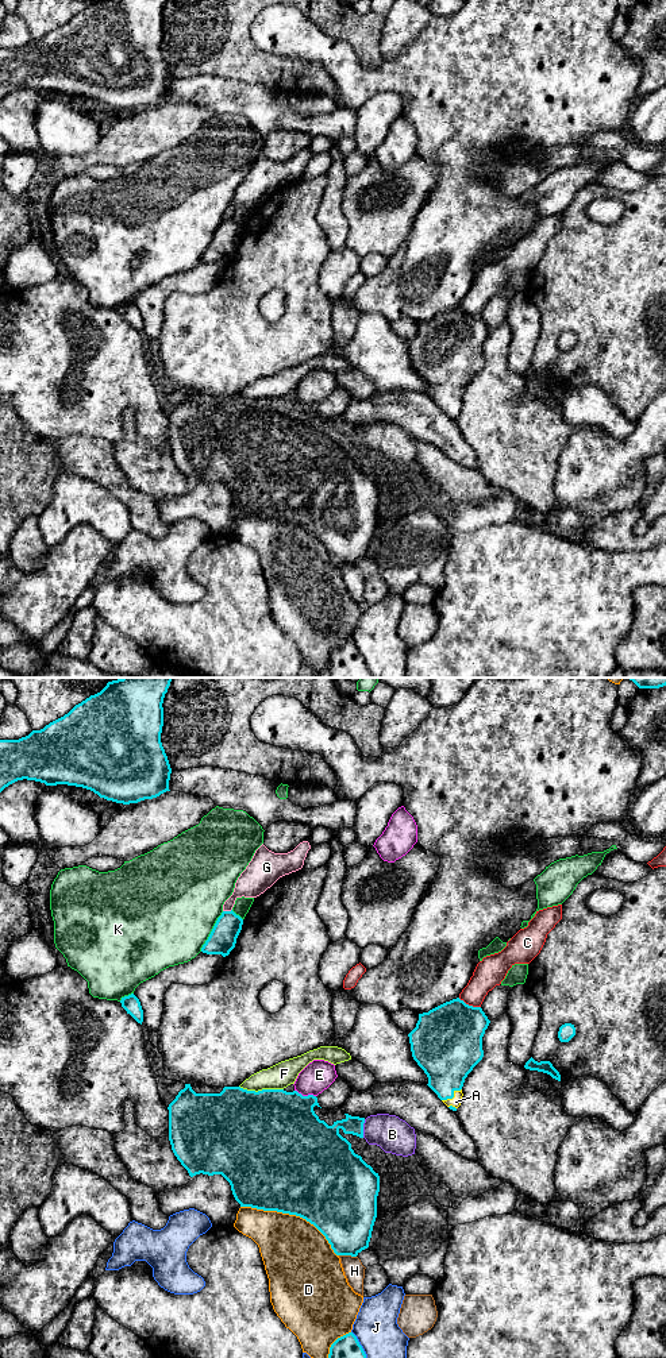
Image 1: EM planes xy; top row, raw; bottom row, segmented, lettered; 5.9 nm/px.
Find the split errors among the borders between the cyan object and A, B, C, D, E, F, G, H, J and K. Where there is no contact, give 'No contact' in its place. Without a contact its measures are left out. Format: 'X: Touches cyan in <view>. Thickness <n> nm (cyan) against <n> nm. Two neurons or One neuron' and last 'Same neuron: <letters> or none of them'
A: Touches cyan in xy. Thickness 320 nm (cyan) against 70 nm. One neuron
B: Touches cyan in xy. Thickness 280 nm (cyan) against 220 nm. Two neurons
C: Touches cyan in xy. Thickness 420 nm (cyan) against 170 nm. Two neurons
D: Touches cyan in xy. Thickness 500 nm (cyan) against 400 nm. Two neurons
E: Touches cyan in xy. Thickness 460 nm (cyan) against 180 nm. Two neurons
F: Touches cyan in xy. Thickness 500 nm (cyan) against 150 nm. One neuron
G: Touches cyan in xy. Thickness 160 nm (cyan) against 180 nm. Two neurons
H: Touches cyan in xy. Thickness 360 nm (cyan) against 120 nm. Two neurons
J: Touches cyan in xy. Thickness 220 nm (cyan) against 260 nm. Two neurons
K: Touches cyan in xy. Thickness 160 nm (cyan) against 500 nm. Two neurons
Same neuron: A, F

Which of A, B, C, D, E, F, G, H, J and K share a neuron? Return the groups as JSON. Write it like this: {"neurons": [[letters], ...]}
{"neurons": [["A", "F"], ["B"], ["C"], ["D", "H"], ["E"], ["G"], ["J"], ["K"]]}

